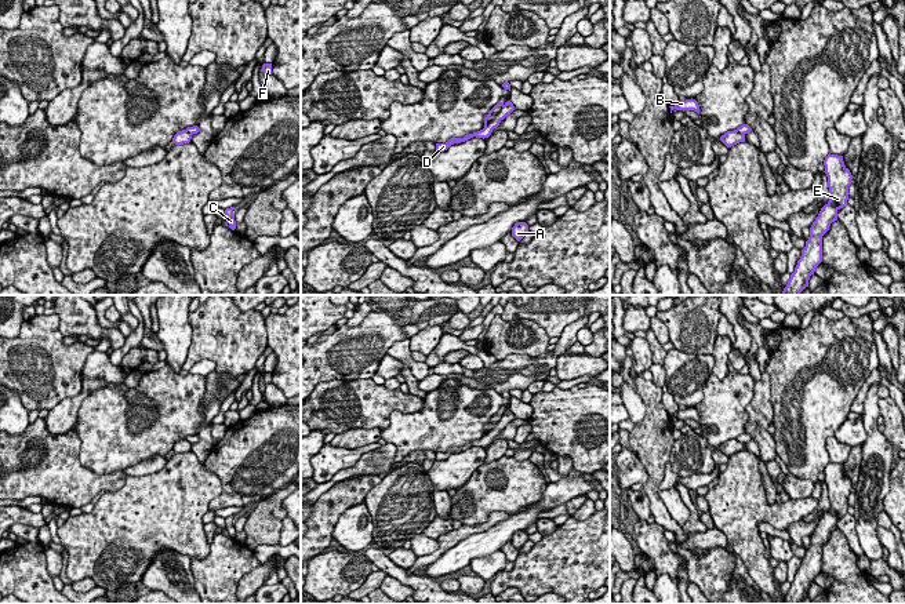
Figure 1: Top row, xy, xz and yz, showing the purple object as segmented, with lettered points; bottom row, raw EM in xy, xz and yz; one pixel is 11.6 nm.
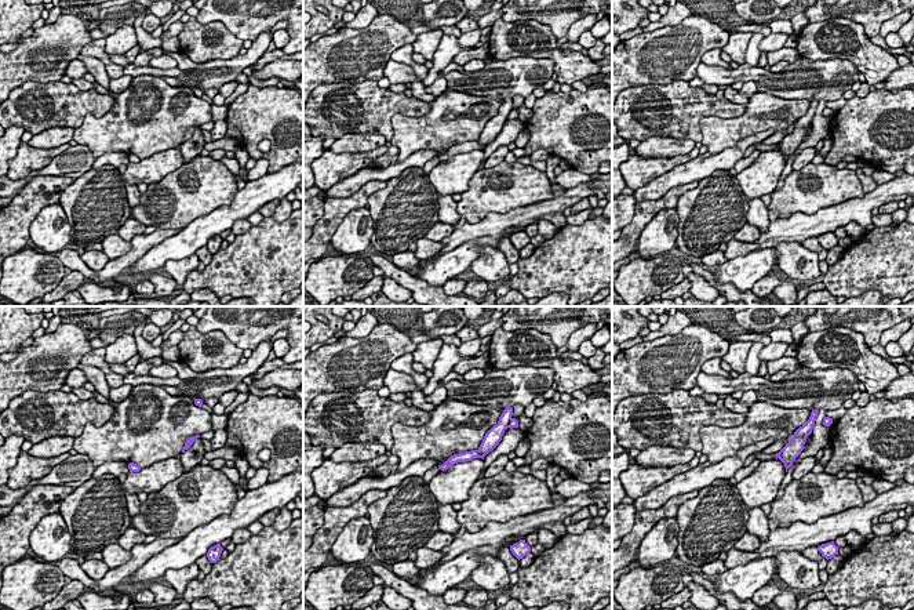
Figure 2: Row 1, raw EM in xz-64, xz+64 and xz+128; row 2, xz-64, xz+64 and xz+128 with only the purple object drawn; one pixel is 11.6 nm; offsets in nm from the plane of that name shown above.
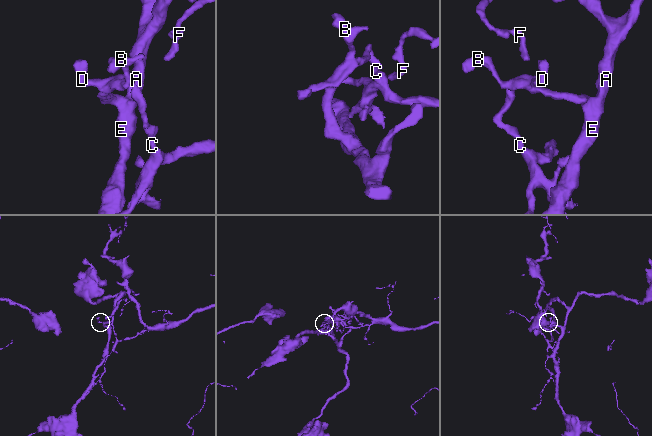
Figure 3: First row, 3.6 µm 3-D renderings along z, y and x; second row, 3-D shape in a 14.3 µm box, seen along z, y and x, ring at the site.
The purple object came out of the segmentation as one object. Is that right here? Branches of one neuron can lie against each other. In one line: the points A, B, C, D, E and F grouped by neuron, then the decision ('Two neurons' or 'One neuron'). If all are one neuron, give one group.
Groups: A B C D E F. One neuron

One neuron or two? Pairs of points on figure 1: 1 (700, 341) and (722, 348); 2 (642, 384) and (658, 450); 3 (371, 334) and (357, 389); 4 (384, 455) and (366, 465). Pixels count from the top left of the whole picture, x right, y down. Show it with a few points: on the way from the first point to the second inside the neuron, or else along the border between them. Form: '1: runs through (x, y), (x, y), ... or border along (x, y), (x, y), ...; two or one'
1: border along (718, 335), (711, 353); two
2: runs through (653, 400), (655, 433); one
3: border along (370, 377), (329, 381); two
4: runs through (380, 459), (370, 464); one

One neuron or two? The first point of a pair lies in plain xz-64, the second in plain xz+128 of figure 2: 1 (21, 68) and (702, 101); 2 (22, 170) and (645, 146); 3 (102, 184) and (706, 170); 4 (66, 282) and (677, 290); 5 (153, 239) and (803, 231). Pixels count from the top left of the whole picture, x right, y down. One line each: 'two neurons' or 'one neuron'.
1: two neurons
2: two neurons
3: two neurons
4: one neuron
5: one neuron

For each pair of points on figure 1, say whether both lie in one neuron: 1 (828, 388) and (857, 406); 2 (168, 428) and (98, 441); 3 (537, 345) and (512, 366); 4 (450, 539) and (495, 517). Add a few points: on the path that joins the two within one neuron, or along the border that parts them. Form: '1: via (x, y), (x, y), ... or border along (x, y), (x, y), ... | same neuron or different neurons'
1: border along (869, 375), (854, 399), (850, 411) | different neurons
2: via (151, 429), (135, 437), (116, 437) | same neuron
3: border along (548, 350), (534, 356), (508, 355), (497, 360) | different neurons
4: via (461, 534), (466, 530), (484, 527) | same neuron

